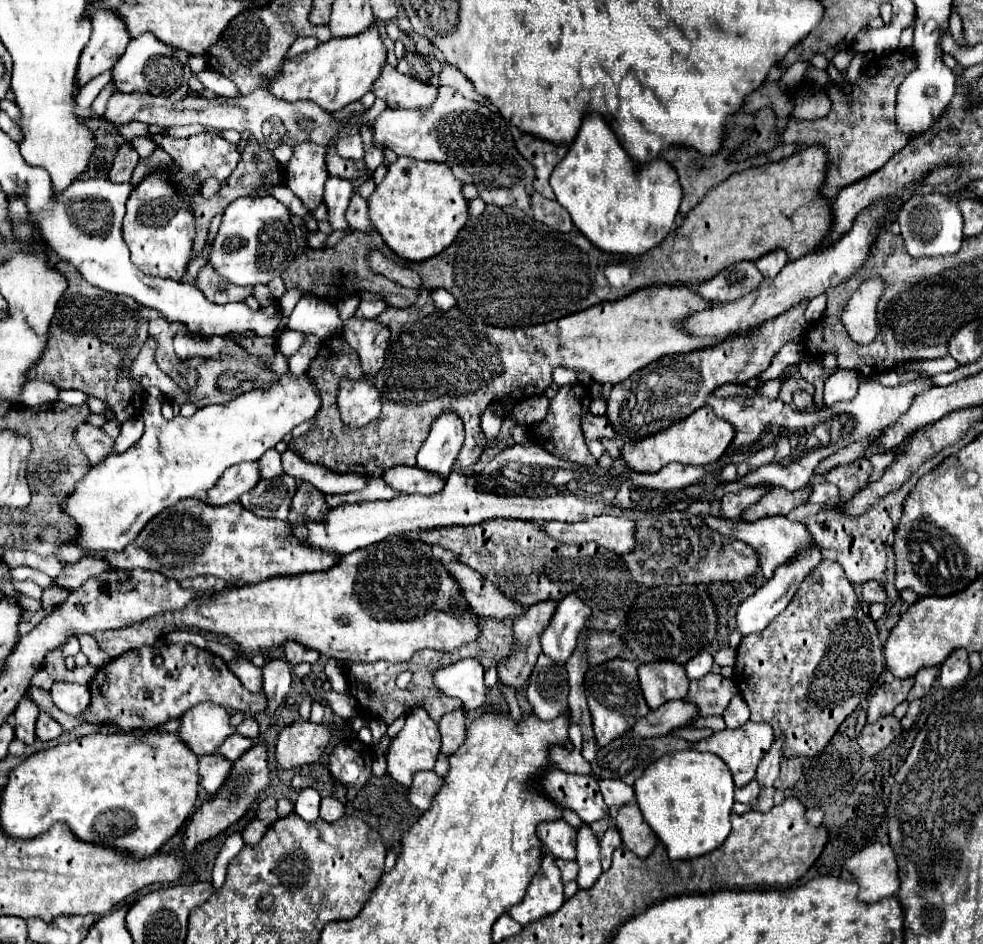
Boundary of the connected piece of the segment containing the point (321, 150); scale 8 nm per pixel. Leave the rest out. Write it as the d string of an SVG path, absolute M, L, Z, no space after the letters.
M313 143L297 145L289 159L287 187L301 199L307 211L315 211L323 203L323 185L327 179L325 147Z

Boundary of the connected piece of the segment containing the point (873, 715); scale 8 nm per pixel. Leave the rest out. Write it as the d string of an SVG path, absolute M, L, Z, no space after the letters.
M893 679L877 689L867 707L867 721L875 723L883 715L891 715L893 709L905 701L909 689L913 687L913 679Z

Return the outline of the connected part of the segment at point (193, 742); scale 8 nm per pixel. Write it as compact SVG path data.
M213 703L195 705L179 721L179 737L187 741L197 755L213 755L227 737L237 733L229 721L229 713Z

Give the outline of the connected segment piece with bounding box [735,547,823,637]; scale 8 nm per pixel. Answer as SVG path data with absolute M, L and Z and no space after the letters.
M821 547L813 549L813 553L809 553L809 557L801 557L801 561L793 561L793 565L785 565L785 569L777 569L777 573L763 585L759 587L753 595L749 595L737 609L735 615L735 631L739 631L743 637L751 635L751 633L761 633L791 601L795 589L799 587L799 583L805 579L805 575L815 569L821 561Z

